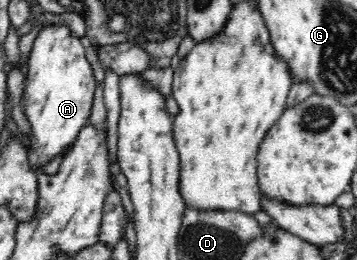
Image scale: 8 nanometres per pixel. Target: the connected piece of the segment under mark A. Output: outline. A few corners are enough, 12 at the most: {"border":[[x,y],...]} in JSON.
{"border":[[43,27],[23,97],[31,169],[60,158],[96,92],[80,37]]}

